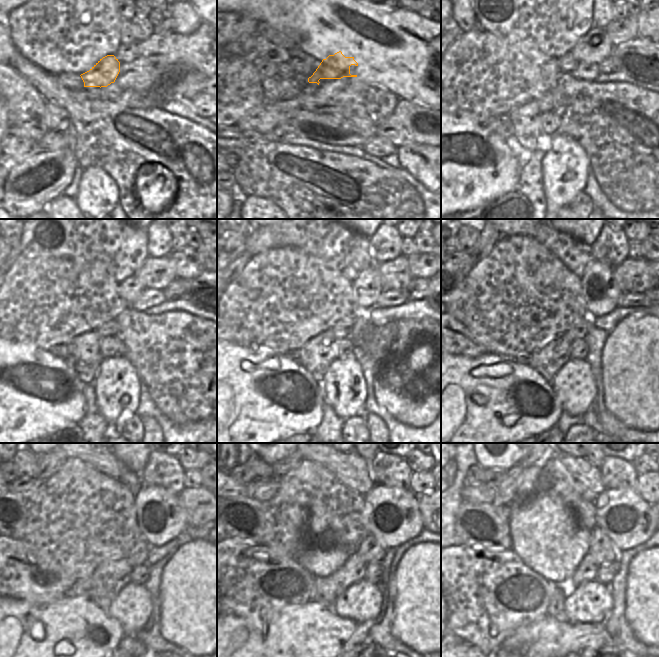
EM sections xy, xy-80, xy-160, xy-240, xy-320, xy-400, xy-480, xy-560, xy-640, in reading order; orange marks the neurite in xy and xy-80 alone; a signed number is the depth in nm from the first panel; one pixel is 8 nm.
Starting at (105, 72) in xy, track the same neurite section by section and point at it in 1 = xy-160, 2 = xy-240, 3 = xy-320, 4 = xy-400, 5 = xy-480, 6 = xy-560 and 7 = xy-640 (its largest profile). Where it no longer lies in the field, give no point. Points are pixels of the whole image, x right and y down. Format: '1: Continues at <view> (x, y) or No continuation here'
1: Continues at xy-160 (567, 63)
2: Continues at xy-240 (129, 289)
3: Continues at xy-320 (368, 286)
4: Continues at xy-400 (600, 290)
5: Continues at xy-480 (159, 513)
6: Continues at xy-560 (393, 516)
7: Continues at xy-640 (629, 521).

